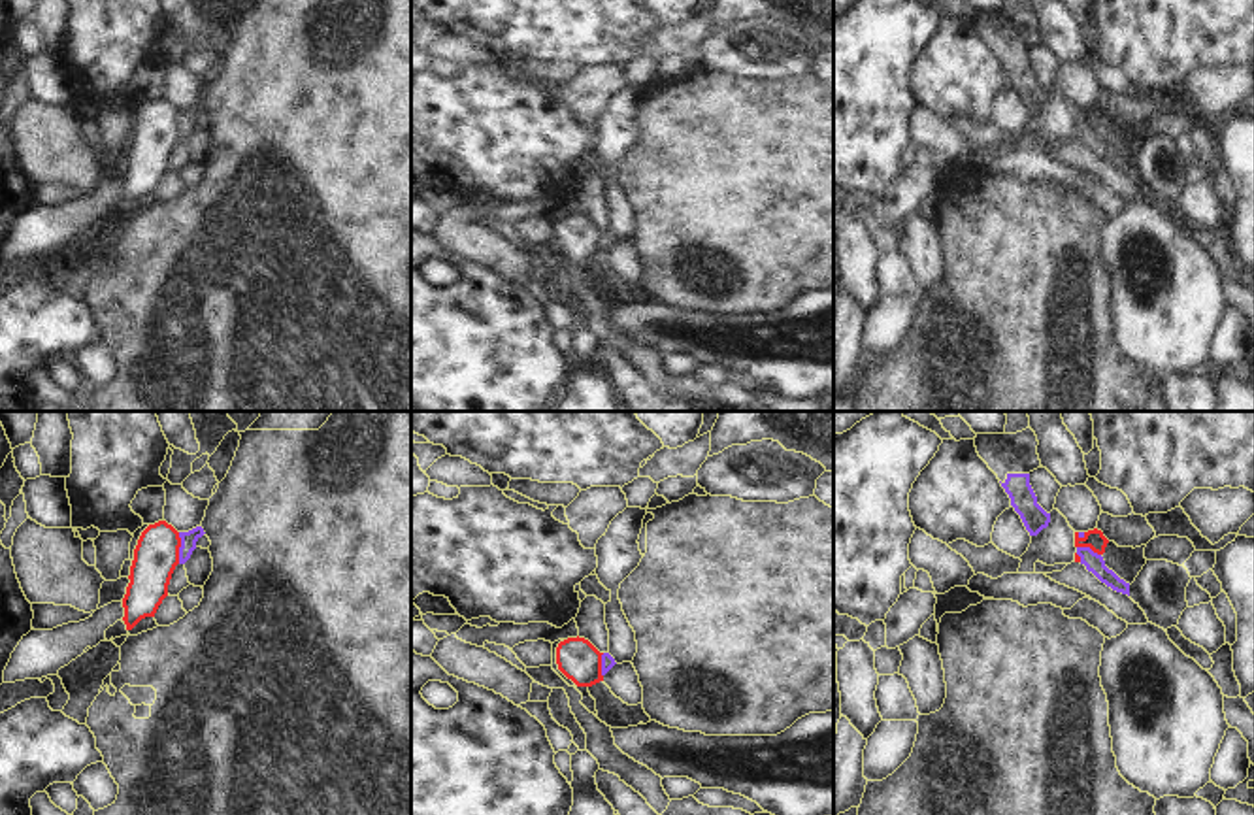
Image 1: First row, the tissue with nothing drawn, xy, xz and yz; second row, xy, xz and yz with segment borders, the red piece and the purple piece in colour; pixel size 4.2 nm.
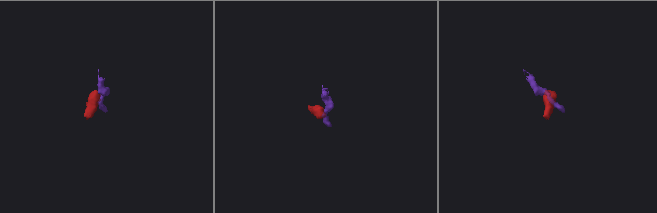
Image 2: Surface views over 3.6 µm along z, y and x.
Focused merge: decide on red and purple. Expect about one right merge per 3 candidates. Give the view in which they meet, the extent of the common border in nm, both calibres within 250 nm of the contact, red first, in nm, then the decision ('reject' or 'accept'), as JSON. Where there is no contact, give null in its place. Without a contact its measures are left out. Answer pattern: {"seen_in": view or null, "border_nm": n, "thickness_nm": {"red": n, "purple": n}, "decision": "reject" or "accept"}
{"seen_in": "xy", "border_nm": 140, "thickness_nm": {"red": 190, "purple": 70}, "decision": "reject"}

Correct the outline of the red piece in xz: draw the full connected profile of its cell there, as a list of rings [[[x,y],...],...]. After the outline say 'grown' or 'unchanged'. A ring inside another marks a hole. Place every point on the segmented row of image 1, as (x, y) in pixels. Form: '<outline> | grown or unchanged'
[[[579,636],[553,643],[553,670],[583,694],[581,704],[596,717],[596,700],[588,689],[603,681],[602,655],[588,640]]] | grown

